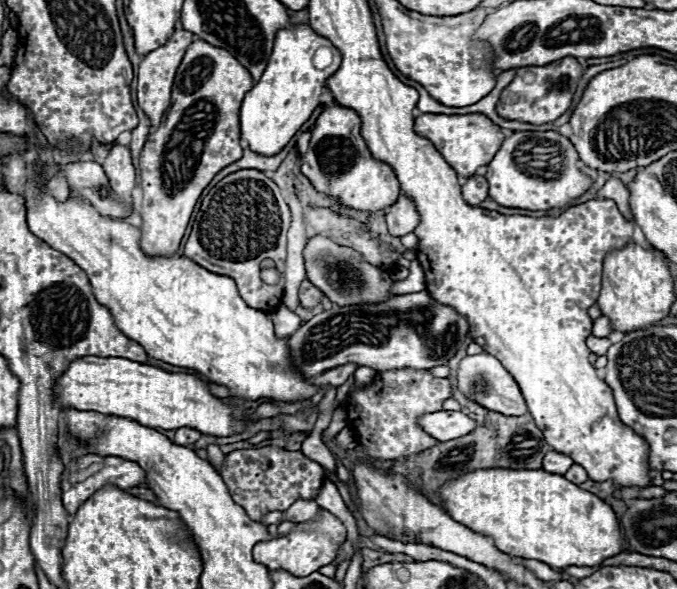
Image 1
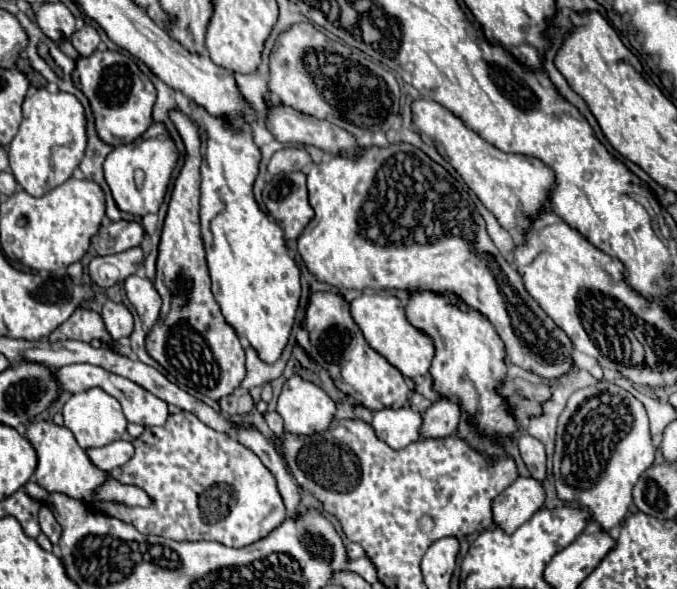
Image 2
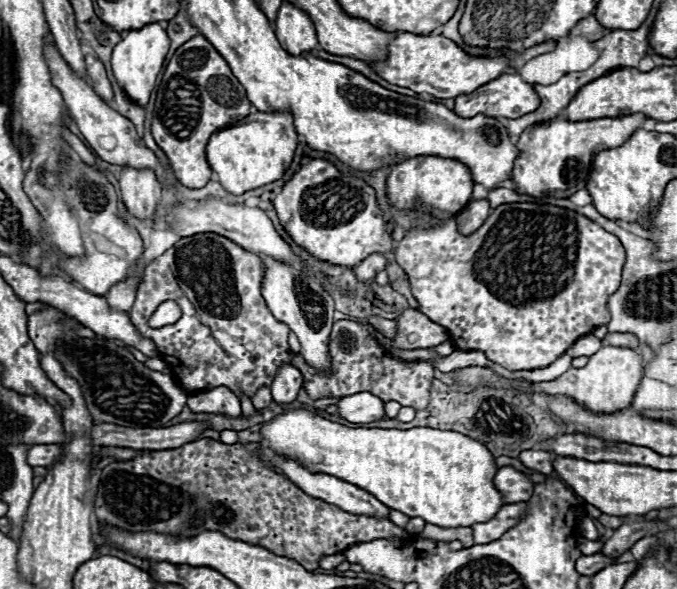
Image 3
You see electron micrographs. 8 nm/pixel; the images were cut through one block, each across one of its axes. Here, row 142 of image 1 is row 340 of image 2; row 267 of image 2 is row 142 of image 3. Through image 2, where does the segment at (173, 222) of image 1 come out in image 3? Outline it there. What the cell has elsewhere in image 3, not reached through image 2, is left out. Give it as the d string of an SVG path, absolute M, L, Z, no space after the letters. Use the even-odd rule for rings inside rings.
M198 34L182 44L166 66L156 94L152 136L166 152L176 178L188 188L202 188L212 176L204 152L208 138L228 124L240 122L248 114L250 102L242 84L234 78L226 60L214 50L214 46Z

